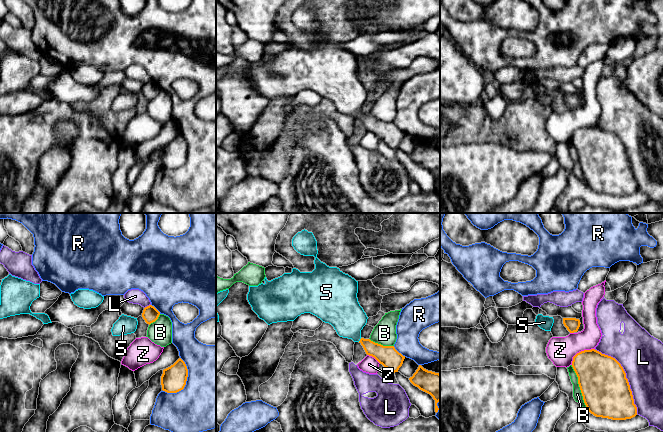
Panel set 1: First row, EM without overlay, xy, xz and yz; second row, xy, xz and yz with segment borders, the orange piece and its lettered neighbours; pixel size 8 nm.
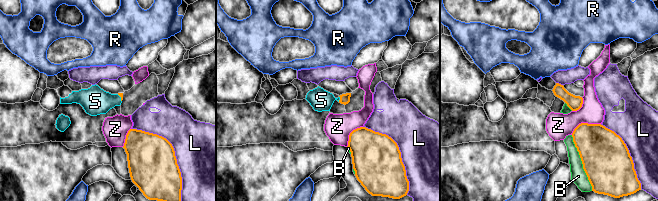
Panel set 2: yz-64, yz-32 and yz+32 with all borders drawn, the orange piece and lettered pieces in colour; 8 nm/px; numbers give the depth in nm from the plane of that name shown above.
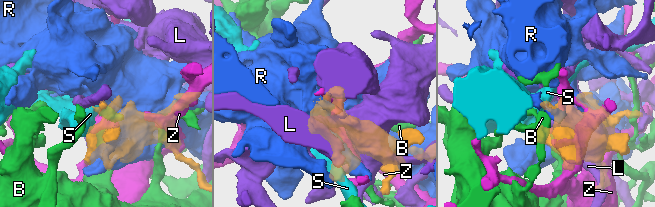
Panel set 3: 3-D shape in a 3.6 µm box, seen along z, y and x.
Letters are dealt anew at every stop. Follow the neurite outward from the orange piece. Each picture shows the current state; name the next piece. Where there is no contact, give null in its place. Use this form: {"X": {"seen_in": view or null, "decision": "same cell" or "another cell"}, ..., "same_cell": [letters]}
{"B": {"seen_in": "yz", "decision": "another cell"}, "L": {"seen_in": "yz", "decision": "another cell"}, "R": {"seen_in": "xy", "decision": "another cell"}, "S": {"seen_in": "xz", "decision": "same cell"}, "Z": {"seen_in": "yz", "decision": "another cell"}, "same_cell": ["S"]}

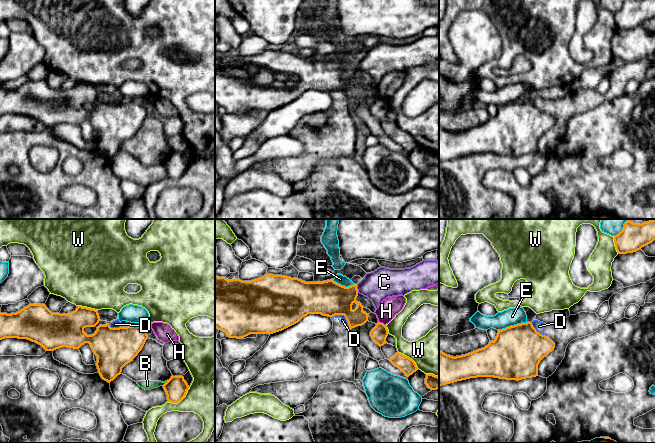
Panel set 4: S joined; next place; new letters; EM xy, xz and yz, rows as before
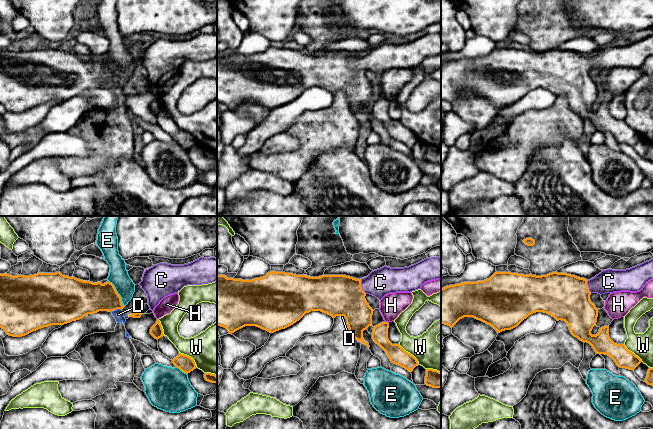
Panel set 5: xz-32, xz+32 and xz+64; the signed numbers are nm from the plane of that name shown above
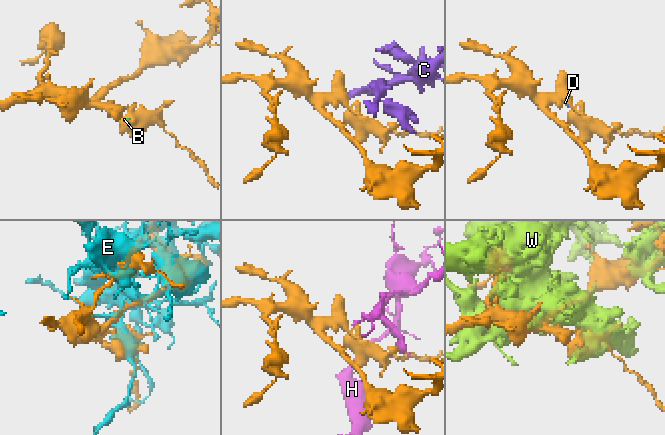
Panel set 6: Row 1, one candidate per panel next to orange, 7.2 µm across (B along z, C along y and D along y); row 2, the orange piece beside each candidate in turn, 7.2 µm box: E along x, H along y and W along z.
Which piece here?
{"B": {"seen_in": "xy", "decision": "another cell"}, "C": {"seen_in": "xz", "decision": "same cell"}, "D": {"seen_in": "xz", "decision": "another cell"}, "E": {"seen_in": "yz", "decision": "another cell"}, "H": {"seen_in": "xz", "decision": "another cell"}, "W": {"seen_in": "xy", "decision": "another cell"}, "same_cell": ["C"]}

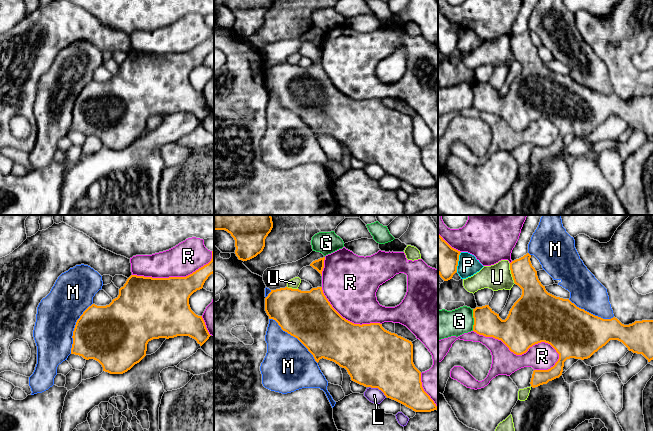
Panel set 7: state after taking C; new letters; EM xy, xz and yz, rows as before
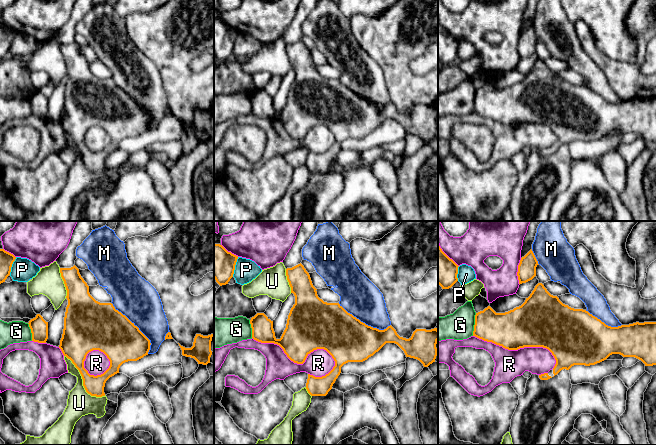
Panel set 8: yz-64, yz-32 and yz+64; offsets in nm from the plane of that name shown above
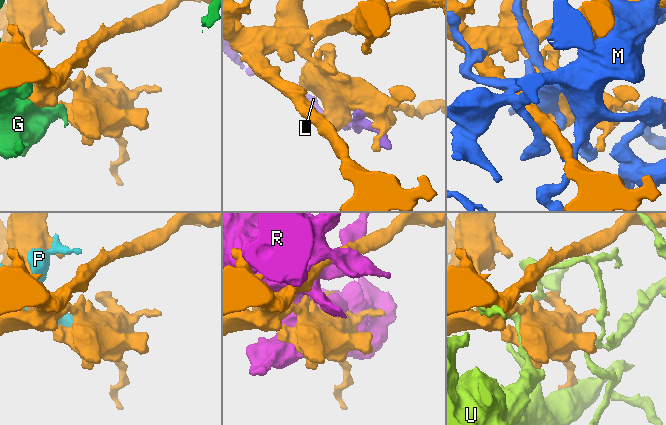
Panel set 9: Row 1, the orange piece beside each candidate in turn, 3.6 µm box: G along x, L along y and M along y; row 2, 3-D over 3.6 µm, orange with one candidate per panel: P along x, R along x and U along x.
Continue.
{"G": {"seen_in": "yz", "decision": "another cell"}, "L": {"seen_in": "xz", "decision": "another cell"}, "M": {"seen_in": "xz", "decision": "another cell"}, "P": {"seen_in": "yz", "decision": "another cell"}, "R": {"seen_in": "yz", "decision": "another cell"}, "U": {"seen_in": "yz", "decision": "another cell"}, "same_cell": []}

